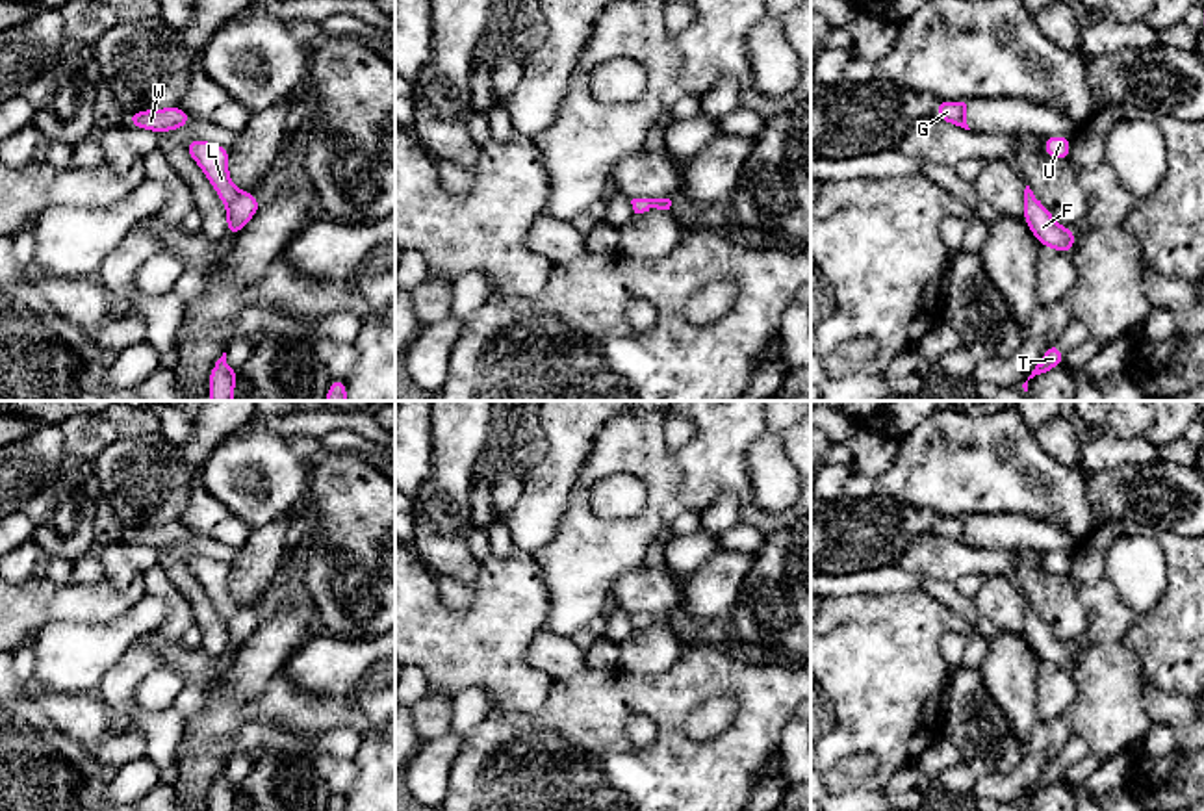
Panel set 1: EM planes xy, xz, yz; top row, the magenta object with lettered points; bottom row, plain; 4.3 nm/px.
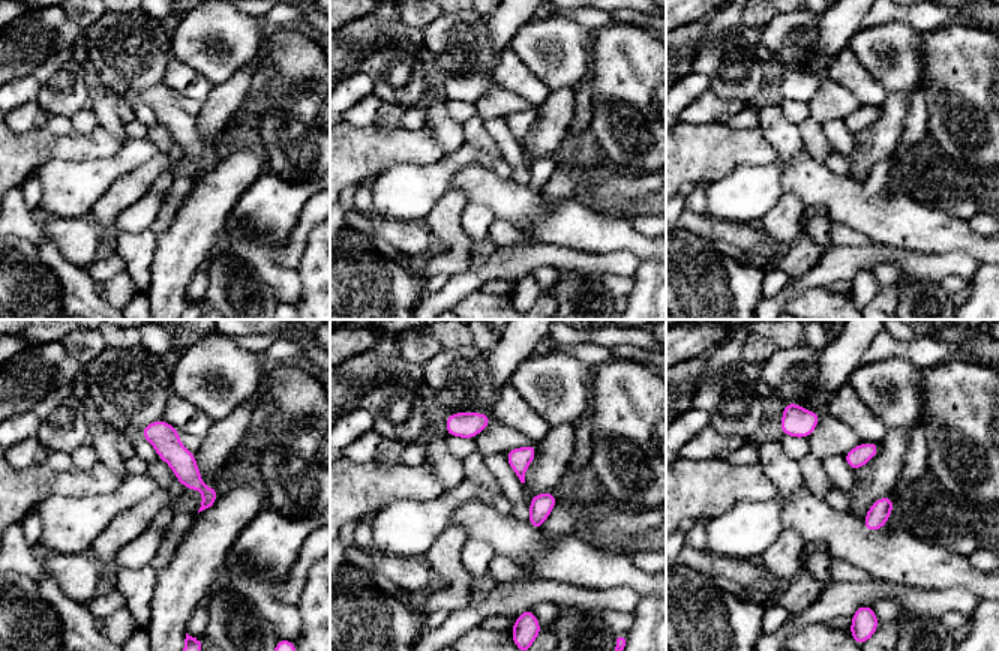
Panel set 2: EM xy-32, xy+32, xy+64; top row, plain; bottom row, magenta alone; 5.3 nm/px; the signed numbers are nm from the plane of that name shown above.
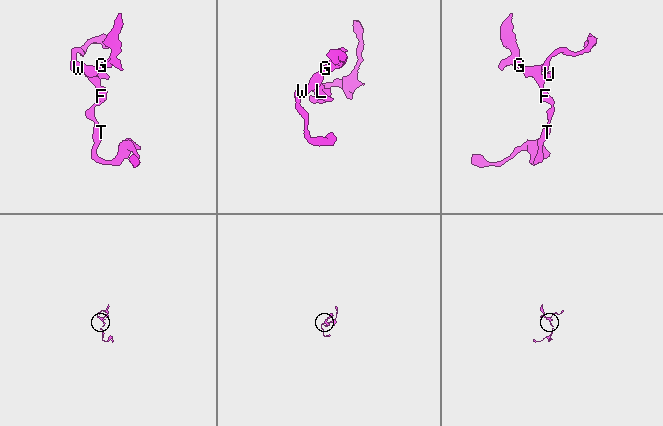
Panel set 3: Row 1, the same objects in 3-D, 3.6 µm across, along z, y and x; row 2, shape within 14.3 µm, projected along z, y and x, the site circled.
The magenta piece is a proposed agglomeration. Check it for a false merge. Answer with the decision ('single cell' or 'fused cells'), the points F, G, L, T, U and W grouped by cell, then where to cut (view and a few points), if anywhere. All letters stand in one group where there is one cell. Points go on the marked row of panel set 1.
single cell | F G L T U W | no cut

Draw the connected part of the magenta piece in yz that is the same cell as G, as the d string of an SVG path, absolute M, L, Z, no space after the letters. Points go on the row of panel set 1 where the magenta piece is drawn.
M941 100L933 111L933 117L950 124L970 130L967 124L967 104L959 100Z

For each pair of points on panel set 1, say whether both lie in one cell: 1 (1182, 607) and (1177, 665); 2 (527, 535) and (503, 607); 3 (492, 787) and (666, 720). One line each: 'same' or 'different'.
1: same
2: different
3: same

